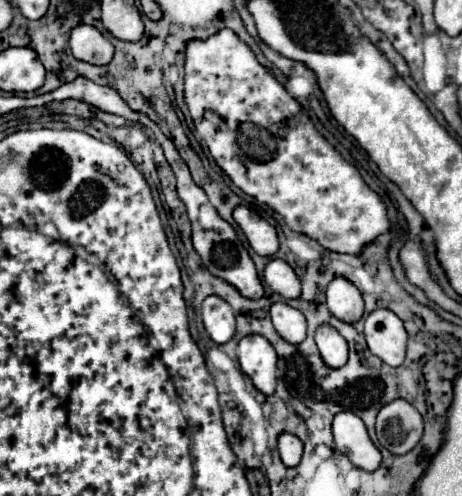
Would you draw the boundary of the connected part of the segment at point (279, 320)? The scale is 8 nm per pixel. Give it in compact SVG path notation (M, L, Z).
M284 302L272 304L270 308L270 318L278 334L290 342L290 344L300 344L306 336L306 324L304 324L304 314Z

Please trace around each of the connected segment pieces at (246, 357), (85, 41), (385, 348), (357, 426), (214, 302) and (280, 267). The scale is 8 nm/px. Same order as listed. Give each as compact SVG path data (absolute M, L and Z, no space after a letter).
M244 336L236 348L238 364L244 374L248 374L254 386L264 392L272 394L276 388L276 350L264 336Z
M80 24L72 30L70 48L74 58L96 66L106 66L114 58L114 46L94 26L88 24Z
M386 308L374 310L364 324L366 342L372 354L376 354L388 366L400 366L406 358L406 328L404 322Z
M340 412L332 424L336 448L350 458L350 462L366 472L374 472L380 462L380 450L372 444L364 422L352 412Z
M208 296L202 302L202 322L216 344L224 344L234 336L236 330L234 312L232 308L228 308L226 300L220 300L220 296Z
M270 260L264 268L264 282L282 298L300 298L300 280L284 260Z

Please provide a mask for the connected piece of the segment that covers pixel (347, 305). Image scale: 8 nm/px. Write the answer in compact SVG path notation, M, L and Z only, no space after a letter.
M334 278L326 288L328 308L342 322L358 322L364 314L364 300L360 290L346 278Z

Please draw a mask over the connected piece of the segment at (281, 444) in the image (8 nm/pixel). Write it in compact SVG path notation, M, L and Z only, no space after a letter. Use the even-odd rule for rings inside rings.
M282 432L278 436L278 452L282 456L282 462L286 466L296 466L302 458L302 452L304 452L304 444L302 440L296 436L296 434L290 434L290 432Z

